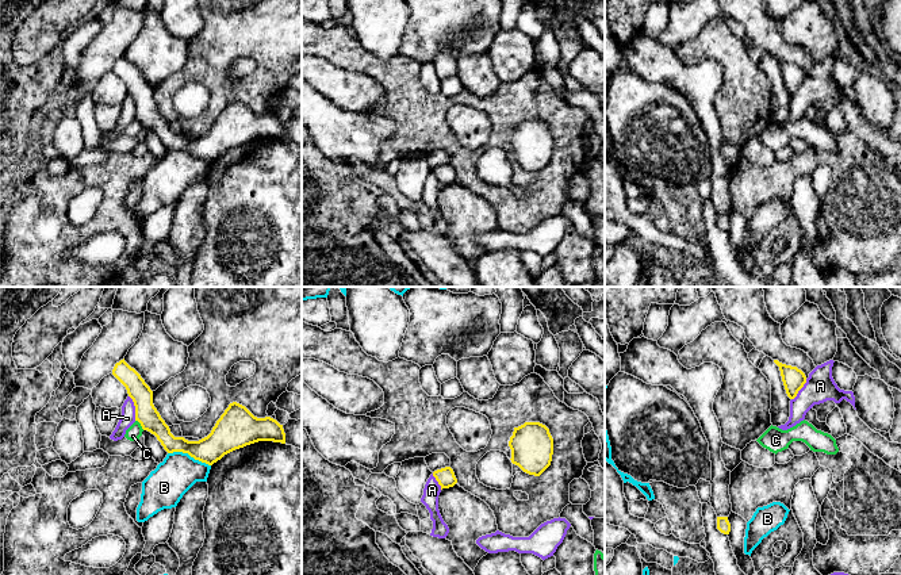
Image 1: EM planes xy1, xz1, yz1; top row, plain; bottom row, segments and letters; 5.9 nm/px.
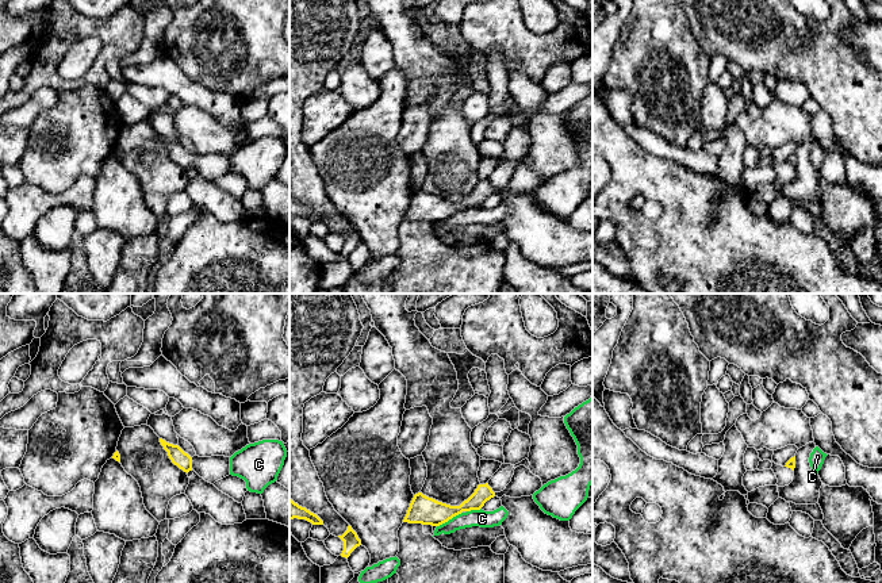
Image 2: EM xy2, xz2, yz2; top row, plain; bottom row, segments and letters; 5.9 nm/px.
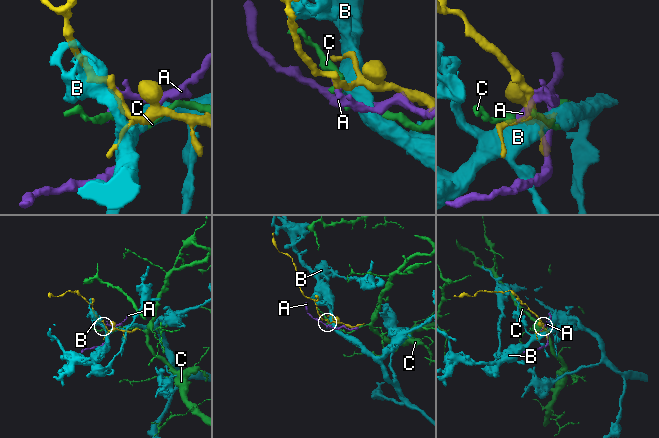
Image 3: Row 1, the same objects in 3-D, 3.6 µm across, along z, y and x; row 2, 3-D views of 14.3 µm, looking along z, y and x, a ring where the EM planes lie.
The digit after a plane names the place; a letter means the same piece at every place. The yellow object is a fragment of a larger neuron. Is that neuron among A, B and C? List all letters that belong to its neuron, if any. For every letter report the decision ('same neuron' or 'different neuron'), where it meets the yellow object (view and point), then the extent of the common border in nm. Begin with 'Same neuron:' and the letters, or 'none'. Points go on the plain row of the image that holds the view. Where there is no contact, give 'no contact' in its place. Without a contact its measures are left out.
Same neuron: none
A: different neuron | xy1 (135, 104) | 160 nm
B: different neuron | xy1 (190, 152) | 260 nm
C: different neuron | xz2 (449, 215) | 180 nm

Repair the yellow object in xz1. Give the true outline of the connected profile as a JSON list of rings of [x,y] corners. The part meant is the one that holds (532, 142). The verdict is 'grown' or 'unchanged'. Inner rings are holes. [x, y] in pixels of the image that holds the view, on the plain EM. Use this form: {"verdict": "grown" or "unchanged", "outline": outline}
{"verdict": "unchanged", "outline": [[[525,119],[514,124],[509,143],[511,160],[529,172],[540,173],[551,162],[553,135],[540,119]]]}

